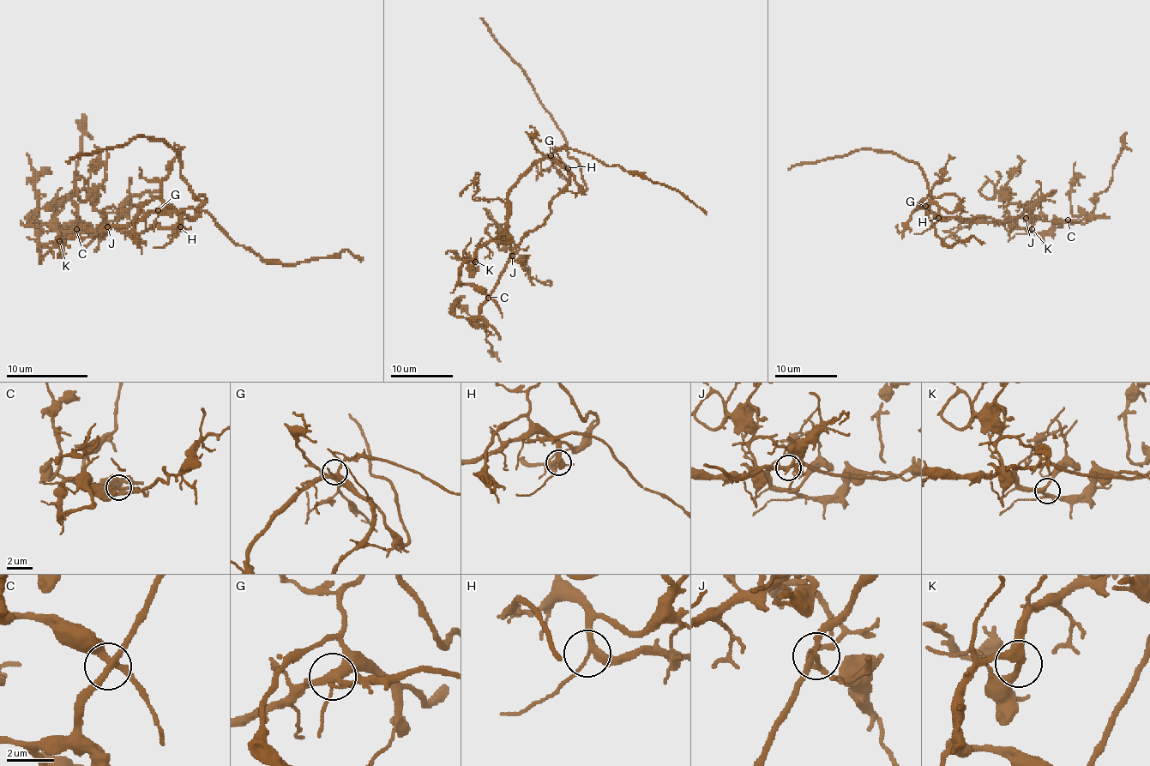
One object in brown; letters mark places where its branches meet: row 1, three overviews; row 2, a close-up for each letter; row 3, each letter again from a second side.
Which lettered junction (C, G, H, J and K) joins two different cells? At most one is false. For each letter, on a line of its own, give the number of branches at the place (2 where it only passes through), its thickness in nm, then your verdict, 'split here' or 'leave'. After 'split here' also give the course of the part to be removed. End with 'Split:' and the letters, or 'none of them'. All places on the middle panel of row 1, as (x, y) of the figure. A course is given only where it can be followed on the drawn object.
C: 4 branches meet; 280 nm thick; leave
G: 4 branches meet; 320 nm thick; leave
H: 3 branches meet; 280 nm thick; leave
J: 4 branches meet; 240 nm thick; split here; foreign part runs (511, 255), (511, 258), (519, 249), (511, 239), (503, 237), (509, 246), (505, 250), (502, 247)
K: 3 branches meet; 280 nm thick; leave
Split: J

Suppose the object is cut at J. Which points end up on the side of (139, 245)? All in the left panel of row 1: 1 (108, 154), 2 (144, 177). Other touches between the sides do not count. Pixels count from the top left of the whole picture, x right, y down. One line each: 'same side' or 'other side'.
1: other side
2: same side

